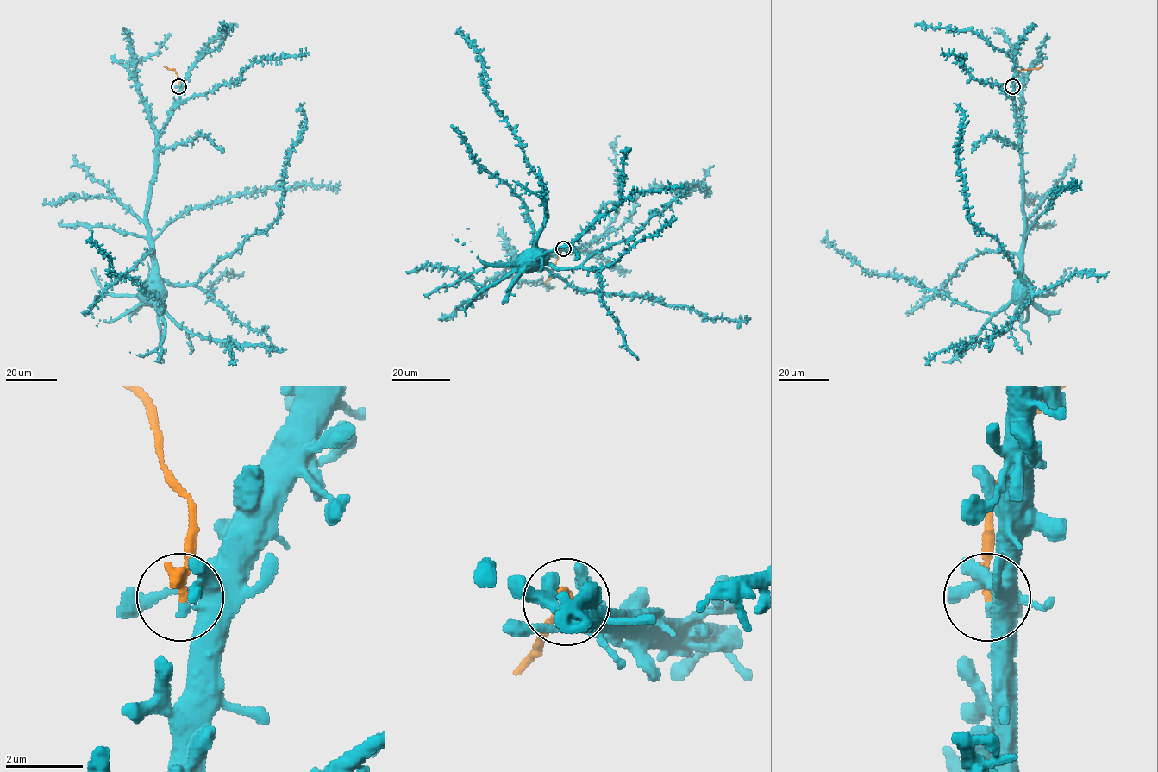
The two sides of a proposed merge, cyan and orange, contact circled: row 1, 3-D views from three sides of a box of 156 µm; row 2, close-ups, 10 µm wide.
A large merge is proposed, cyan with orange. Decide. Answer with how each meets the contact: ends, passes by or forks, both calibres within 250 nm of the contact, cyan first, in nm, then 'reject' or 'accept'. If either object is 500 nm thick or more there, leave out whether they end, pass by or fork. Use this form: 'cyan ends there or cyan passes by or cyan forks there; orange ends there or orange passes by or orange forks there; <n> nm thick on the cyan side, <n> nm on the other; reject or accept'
cyan ends there; orange ends there; 320 nm thick on the cyan side, 280 nm on the other; reject

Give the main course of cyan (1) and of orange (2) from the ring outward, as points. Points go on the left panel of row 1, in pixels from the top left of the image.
1: (179, 87), (147, 213), (153, 269), (176, 285), (194, 285), (276, 220), (304, 126), (300, 103)
2: (179, 86), (179, 80), (174, 71), (163, 65)

